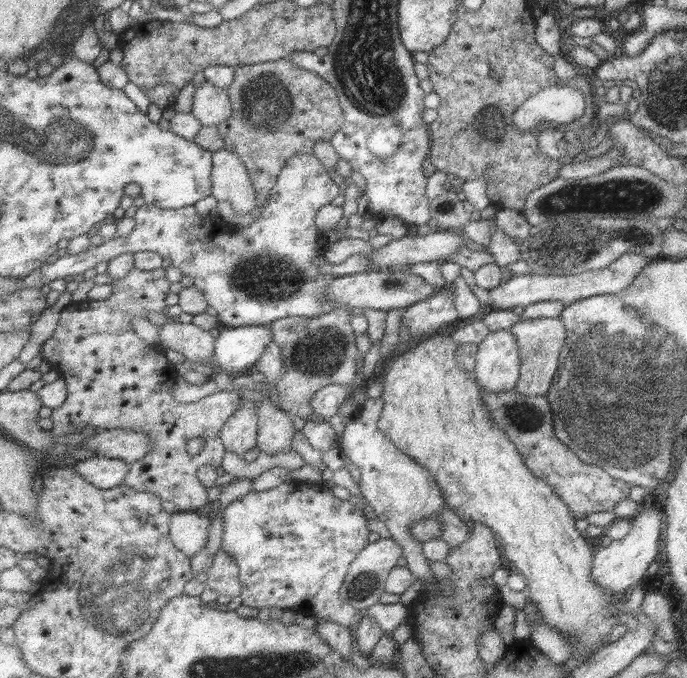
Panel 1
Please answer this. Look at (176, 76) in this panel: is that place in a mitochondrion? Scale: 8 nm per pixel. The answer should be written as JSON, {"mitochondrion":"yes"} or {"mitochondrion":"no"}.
{"mitochondrion":"no"}

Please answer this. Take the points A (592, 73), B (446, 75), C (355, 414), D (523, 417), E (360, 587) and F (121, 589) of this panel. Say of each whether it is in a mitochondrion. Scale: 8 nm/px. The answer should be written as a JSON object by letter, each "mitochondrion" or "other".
{"A":"other","B":"other","C":"other","D":"mitochondrion","E":"mitochondrion","F":"mitochondrion"}

